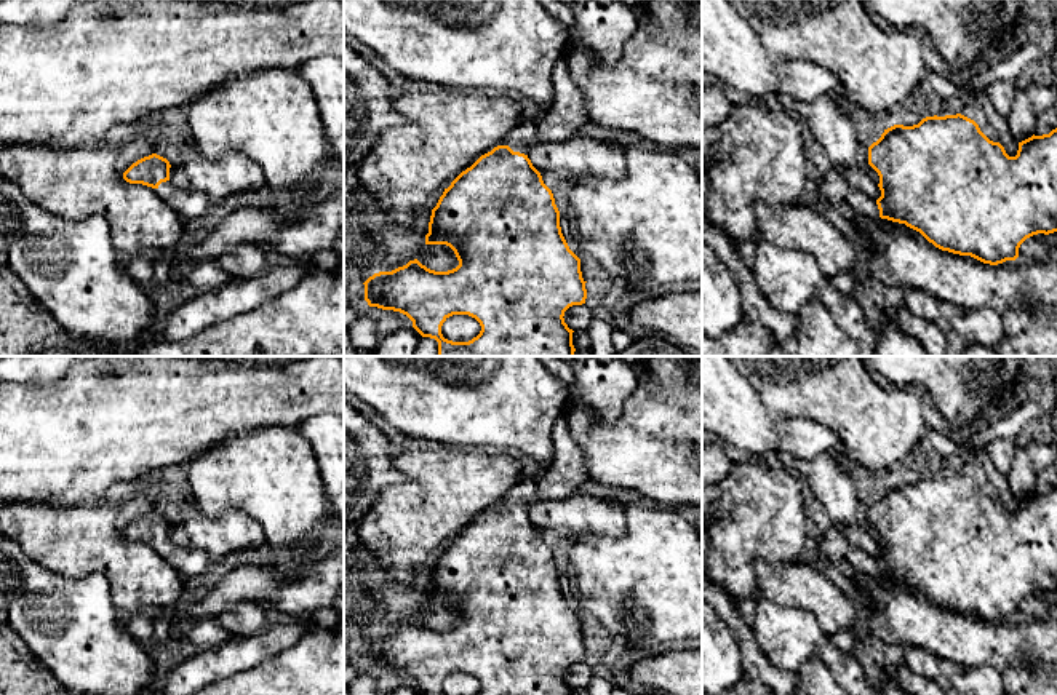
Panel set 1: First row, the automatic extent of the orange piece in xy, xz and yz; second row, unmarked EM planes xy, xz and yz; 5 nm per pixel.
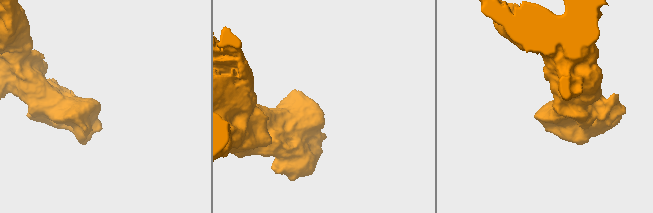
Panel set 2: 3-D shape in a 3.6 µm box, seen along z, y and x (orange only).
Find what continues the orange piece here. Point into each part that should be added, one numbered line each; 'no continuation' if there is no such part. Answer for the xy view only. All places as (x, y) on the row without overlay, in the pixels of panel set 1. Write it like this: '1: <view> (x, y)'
1: xy (189, 563)

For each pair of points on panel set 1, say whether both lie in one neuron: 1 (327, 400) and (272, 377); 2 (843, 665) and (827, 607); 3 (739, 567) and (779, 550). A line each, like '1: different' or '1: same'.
1: same
2: different
3: same

